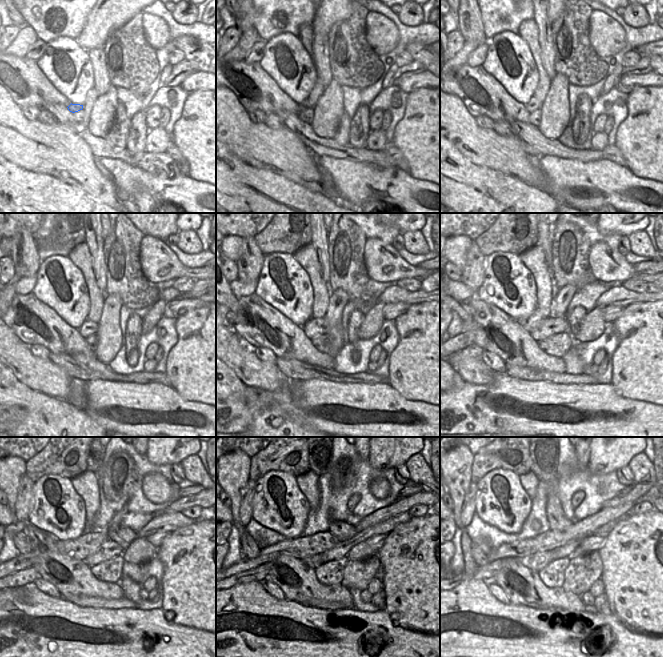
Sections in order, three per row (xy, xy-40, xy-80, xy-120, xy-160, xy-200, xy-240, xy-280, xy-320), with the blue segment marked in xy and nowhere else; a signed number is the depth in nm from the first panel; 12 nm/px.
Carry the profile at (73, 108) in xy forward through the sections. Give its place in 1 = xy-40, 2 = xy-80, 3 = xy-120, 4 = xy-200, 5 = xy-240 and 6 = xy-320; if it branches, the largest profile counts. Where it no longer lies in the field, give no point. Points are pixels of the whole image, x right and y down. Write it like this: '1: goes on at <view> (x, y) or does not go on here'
1: goes on at xy-40 (304, 105)
2: goes on at xy-80 (534, 104)
3: goes on at xy-120 (88, 327)
4: goes on at xy-200 (548, 327)
5: goes on at xy-240 (110, 549)
6: goes on at xy-320 (567, 550)

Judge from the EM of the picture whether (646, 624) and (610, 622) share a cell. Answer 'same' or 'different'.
different

